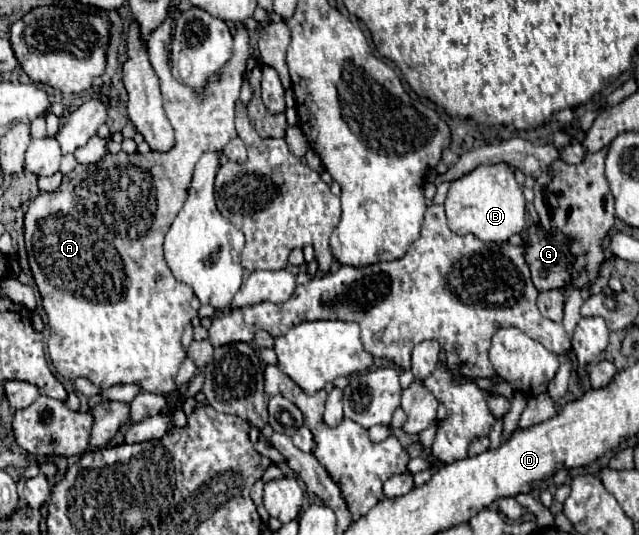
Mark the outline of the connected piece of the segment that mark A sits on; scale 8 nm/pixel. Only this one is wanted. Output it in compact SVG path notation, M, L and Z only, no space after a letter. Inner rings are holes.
M167 17L153 33L147 43L151 67L155 69L163 95L165 115L175 131L175 147L171 151L149 151L149 153L107 153L99 163L77 165L69 175L63 175L61 185L55 191L39 193L25 217L25 247L29 255L29 267L37 289L43 299L51 335L47 349L57 373L69 381L87 377L99 389L109 389L121 383L137 383L143 391L155 395L175 393L177 371L189 355L197 369L203 369L213 359L213 345L209 339L201 343L193 341L189 353L181 347L181 335L185 323L189 323L197 311L191 309L189 301L193 289L177 281L163 257L163 237L169 231L175 215L187 199L191 185L193 167L205 151L221 151L233 137L235 131L235 101L243 83L243 69L249 57L249 35L247 29L237 29L233 37L233 55L223 65L223 71L207 83L207 91L199 95L193 87L177 81L169 67L169 43L171 43L173 19Z

